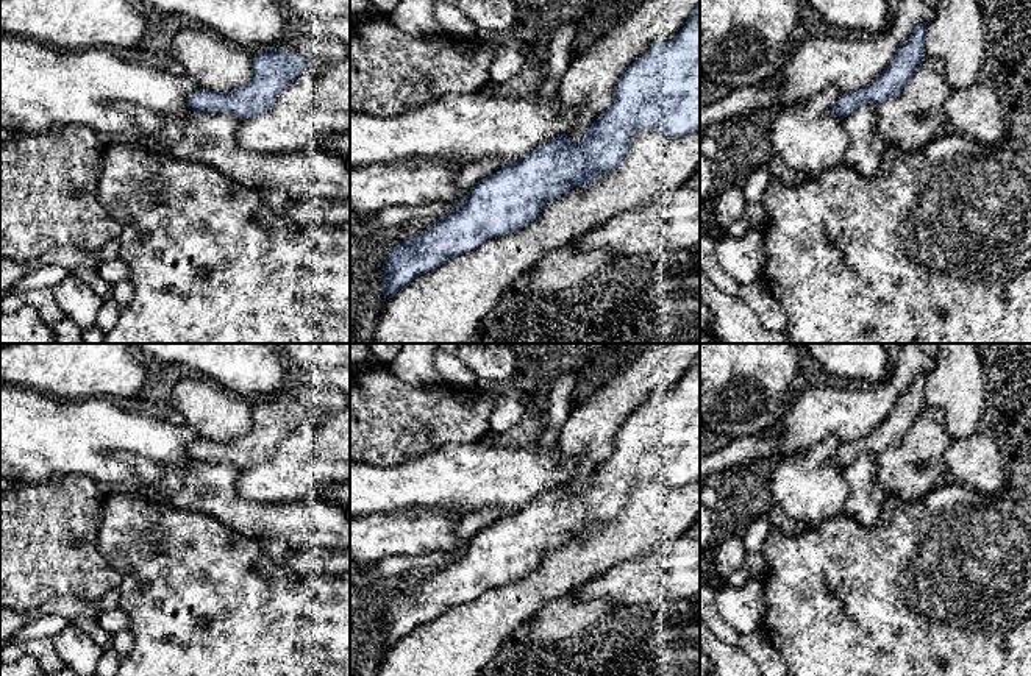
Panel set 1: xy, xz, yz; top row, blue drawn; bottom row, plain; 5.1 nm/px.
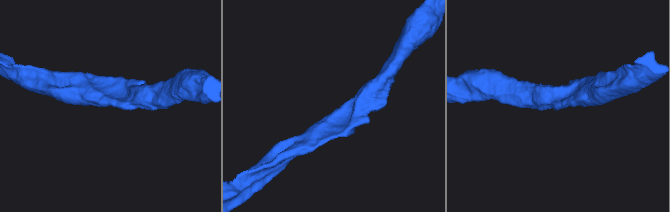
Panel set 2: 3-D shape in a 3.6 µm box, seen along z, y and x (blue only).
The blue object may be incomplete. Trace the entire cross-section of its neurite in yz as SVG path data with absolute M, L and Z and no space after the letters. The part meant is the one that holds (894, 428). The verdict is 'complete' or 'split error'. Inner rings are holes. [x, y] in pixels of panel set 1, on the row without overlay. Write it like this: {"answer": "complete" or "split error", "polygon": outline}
{"answer": "complete", "polygon": "M919 373L898 397L890 414L864 439L840 443L831 462L844 470L861 454L878 457L884 450L900 445L915 418L925 411L926 373Z"}

